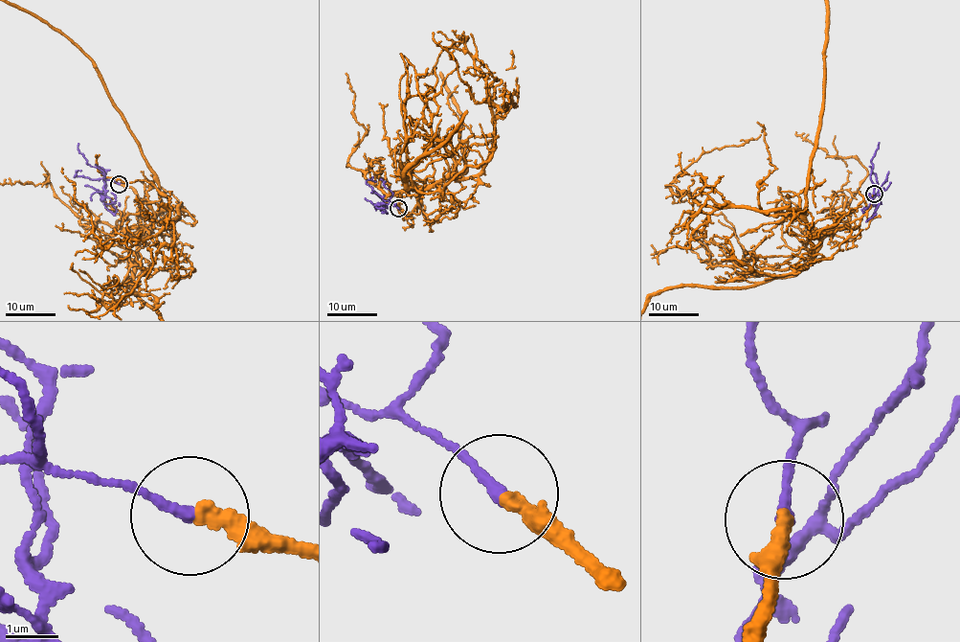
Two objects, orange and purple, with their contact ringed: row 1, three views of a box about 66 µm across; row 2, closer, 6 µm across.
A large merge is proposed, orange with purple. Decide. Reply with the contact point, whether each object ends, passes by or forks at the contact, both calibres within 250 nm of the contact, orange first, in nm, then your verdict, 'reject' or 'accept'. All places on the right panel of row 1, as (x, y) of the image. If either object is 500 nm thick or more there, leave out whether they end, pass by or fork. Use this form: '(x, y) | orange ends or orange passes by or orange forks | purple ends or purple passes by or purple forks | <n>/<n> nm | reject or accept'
(874, 194) | orange ends | purple ends | 300/200 nm | accept

